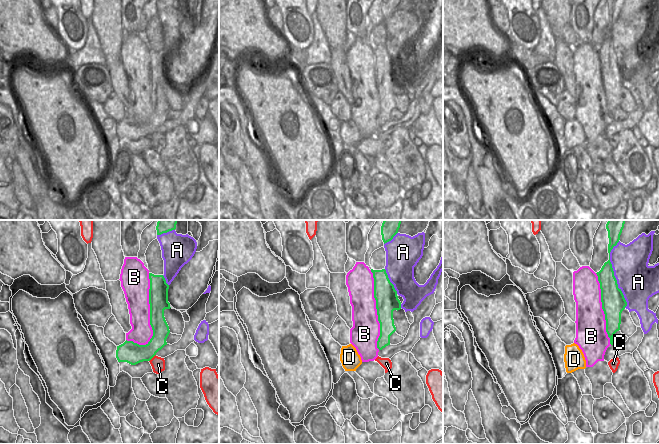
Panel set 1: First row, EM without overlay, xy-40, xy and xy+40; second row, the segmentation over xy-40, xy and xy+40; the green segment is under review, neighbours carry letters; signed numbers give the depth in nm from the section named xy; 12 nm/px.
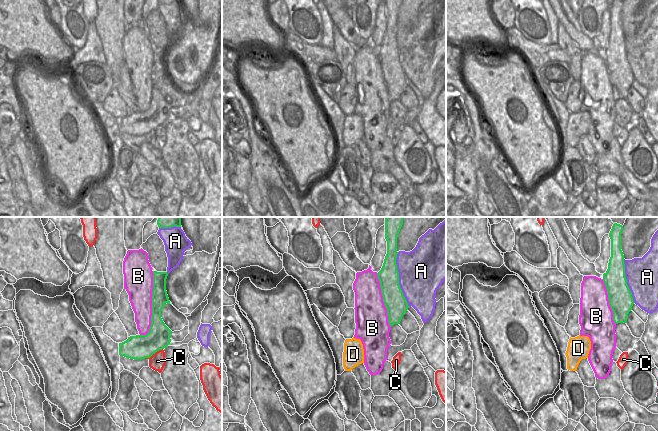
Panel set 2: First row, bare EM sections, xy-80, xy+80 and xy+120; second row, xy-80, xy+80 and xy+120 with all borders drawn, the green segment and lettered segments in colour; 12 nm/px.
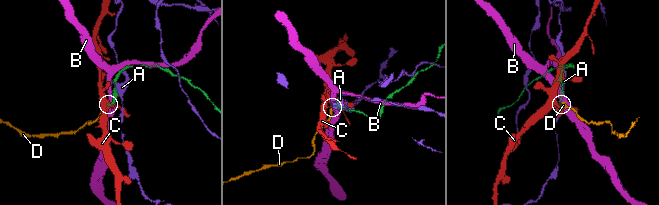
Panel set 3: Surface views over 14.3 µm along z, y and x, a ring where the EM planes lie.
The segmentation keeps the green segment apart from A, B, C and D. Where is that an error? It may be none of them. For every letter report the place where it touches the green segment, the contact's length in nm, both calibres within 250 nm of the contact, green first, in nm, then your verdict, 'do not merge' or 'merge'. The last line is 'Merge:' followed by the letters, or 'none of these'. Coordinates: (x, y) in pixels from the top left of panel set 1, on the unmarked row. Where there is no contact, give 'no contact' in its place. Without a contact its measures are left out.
A: xy+40 (613, 50) | 800 nm | 240/440 nm | do not merge
B: xy-40 (150, 88) | 900 nm | 240/280 nm | do not merge
C: xy-40 (152, 133) | 120 nm | 260/170 nm | do not merge
D: no contact | merge
Merge: D

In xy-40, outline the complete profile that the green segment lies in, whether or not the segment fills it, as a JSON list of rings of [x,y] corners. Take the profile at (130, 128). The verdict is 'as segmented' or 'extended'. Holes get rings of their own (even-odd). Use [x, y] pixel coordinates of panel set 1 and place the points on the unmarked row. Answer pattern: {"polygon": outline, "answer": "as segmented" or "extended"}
{"polygon": [[[149,49],[149,55],[150,101],[153,112],[146,121],[126,116],[117,122],[116,134],[118,138],[136,141],[143,137],[150,137],[159,126],[167,121],[166,115],[170,106],[164,93],[164,86],[171,84],[168,78],[169,61],[163,51]]], "answer": "as segmented"}

